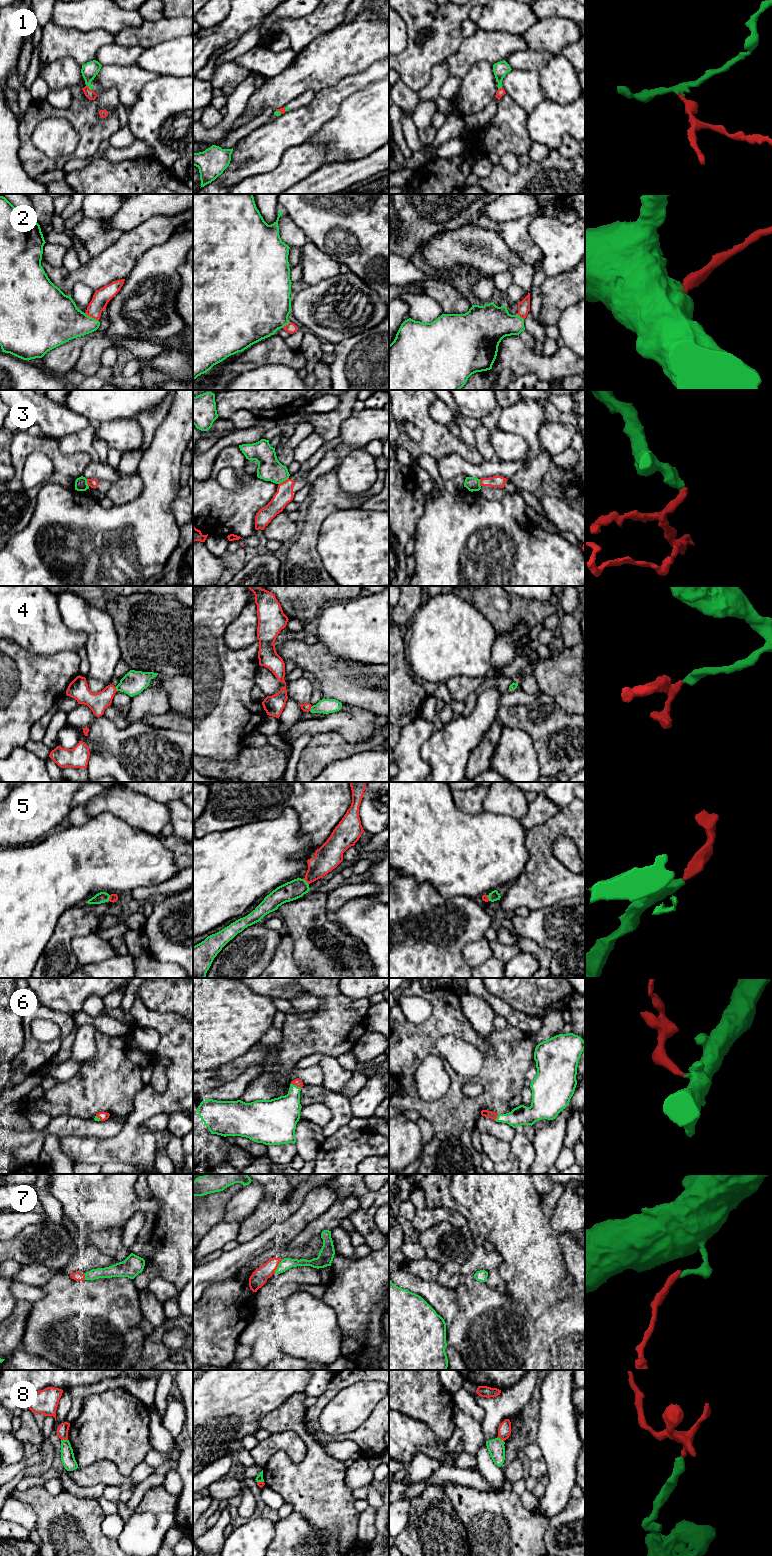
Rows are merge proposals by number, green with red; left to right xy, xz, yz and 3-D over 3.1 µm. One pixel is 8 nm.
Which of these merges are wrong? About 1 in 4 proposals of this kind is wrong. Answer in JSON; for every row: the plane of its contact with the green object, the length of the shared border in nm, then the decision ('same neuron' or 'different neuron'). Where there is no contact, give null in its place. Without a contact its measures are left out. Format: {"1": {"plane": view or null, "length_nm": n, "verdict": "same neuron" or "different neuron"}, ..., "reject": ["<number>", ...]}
{"1": {"plane": "xy", "length_nm": 70, "verdict": "same neuron"}, "2": {"plane": "xy", "length_nm": 140, "verdict": "same neuron"}, "3": {"plane": "xz", "length_nm": 100, "verdict": "different neuron"}, "4": {"plane": "xz", "length_nm": 50, "verdict": "same neuron"}, "5": {"plane": "xy", "length_nm": 50, "verdict": "same neuron"}, "6": {"plane": "xz", "length_nm": 100, "verdict": "same neuron"}, "7": {"plane": "xz", "length_nm": 130, "verdict": "same neuron"}, "8": {"plane": "xy", "length_nm": 60, "verdict": "same neuron"}, "reject": ["3"]}

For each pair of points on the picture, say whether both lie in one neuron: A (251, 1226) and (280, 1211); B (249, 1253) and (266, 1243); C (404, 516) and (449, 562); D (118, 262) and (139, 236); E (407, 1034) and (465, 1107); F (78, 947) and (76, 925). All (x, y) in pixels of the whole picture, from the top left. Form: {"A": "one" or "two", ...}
{"A": "one", "B": "one", "C": "two", "D": "one", "E": "one", "F": "two"}

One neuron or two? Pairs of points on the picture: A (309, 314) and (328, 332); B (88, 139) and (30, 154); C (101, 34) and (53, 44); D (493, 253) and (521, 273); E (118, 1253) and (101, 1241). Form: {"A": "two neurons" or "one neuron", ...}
{"A": "one neuron", "B": "one neuron", "C": "one neuron", "D": "one neuron", "E": "one neuron"}

